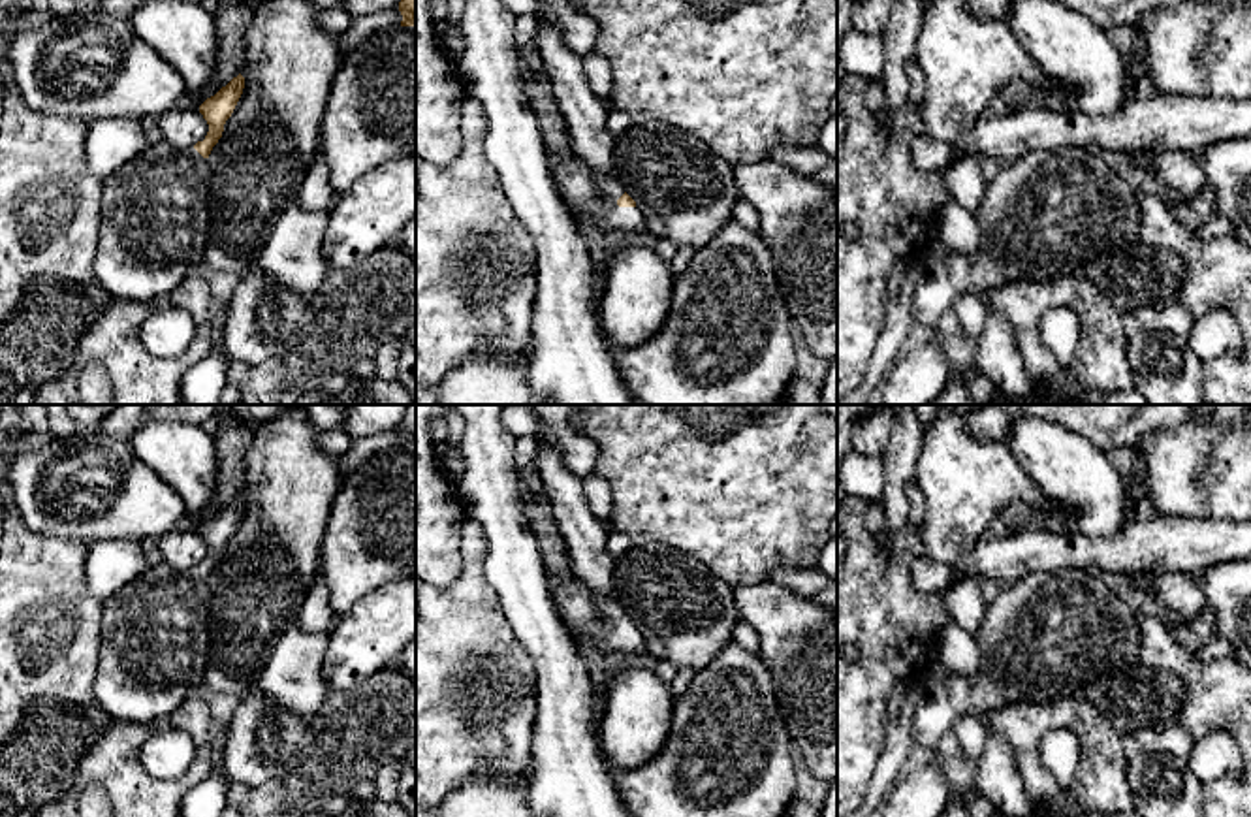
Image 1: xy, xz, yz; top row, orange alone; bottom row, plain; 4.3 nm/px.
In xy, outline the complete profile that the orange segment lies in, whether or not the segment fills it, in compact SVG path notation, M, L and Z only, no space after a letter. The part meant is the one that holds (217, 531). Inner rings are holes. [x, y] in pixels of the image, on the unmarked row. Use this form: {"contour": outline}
{"contour": "M239 495L199 527L209 546L203 563L179 570L166 563L147 567L120 591L103 601L96 702L117 721L154 725L173 713L203 685L209 659L209 576L224 553L245 510Z"}

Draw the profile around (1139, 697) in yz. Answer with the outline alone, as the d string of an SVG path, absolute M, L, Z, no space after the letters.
M1138 663L1085 683L1080 695L1121 734L1134 734L1142 729L1166 729L1180 712L1185 685L1176 674Z

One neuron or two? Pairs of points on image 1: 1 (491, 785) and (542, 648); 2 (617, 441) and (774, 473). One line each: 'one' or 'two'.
1: two
2: one

